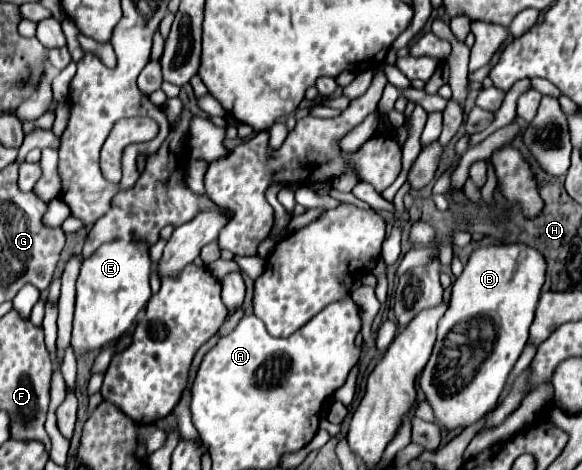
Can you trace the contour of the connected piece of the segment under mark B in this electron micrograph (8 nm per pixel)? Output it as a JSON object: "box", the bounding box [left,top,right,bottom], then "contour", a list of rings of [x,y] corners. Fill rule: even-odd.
{"box":[418,245,546,429],"contour":[[[486,245],[478,247],[470,255],[462,275],[452,285],[448,311],[438,325],[438,341],[434,345],[428,365],[418,379],[418,387],[426,393],[426,399],[434,409],[438,427],[464,429],[476,423],[484,413],[494,409],[508,379],[508,373],[512,371],[528,341],[528,329],[534,321],[534,309],[544,281],[546,259],[542,259],[542,253],[538,253],[538,249],[530,249],[530,245]]]}

